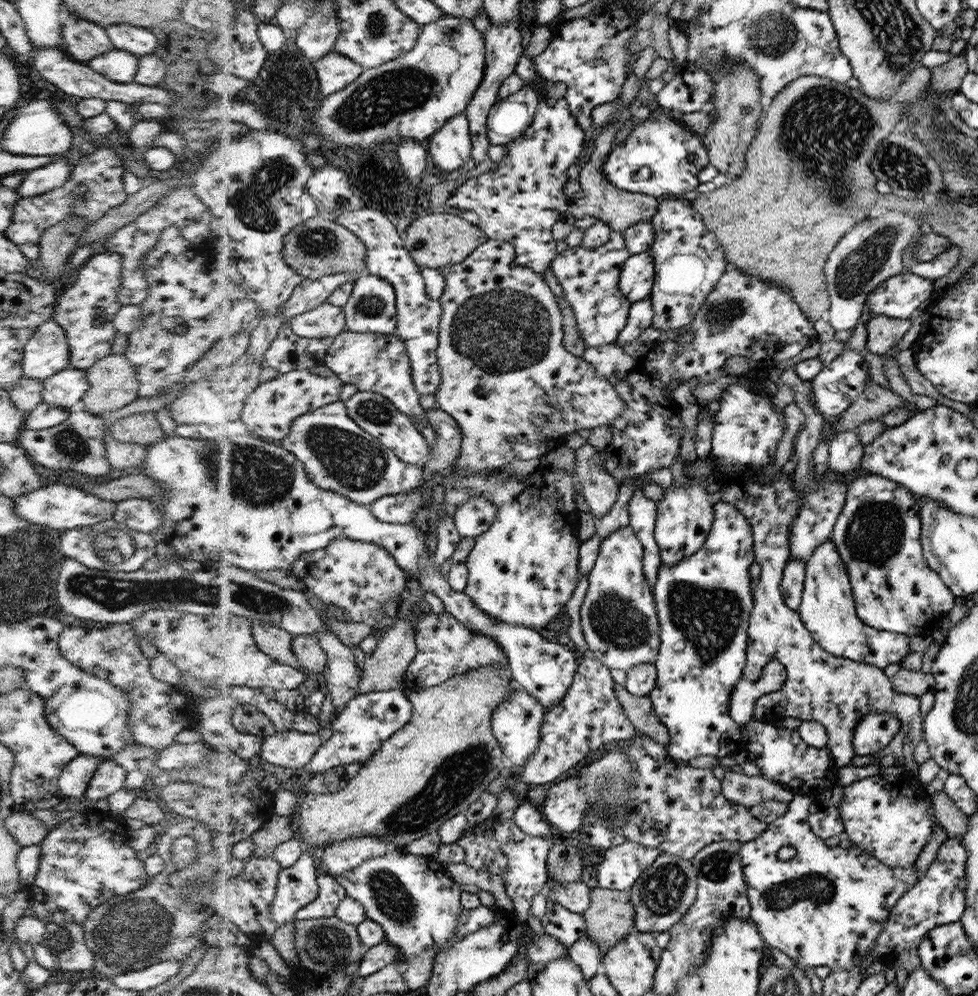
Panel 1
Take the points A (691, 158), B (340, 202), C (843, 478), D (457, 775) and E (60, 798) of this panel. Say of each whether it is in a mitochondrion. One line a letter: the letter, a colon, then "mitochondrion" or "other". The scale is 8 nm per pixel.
A: other
B: mitochondrion
C: other
D: mitochondrion
E: other

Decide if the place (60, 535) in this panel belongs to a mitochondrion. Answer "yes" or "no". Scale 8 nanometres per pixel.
no

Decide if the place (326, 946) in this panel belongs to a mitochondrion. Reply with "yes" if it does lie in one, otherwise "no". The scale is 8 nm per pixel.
yes

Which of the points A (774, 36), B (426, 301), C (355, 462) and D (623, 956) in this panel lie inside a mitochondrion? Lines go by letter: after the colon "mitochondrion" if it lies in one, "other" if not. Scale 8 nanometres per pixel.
A: mitochondrion
B: other
C: mitochondrion
D: other

